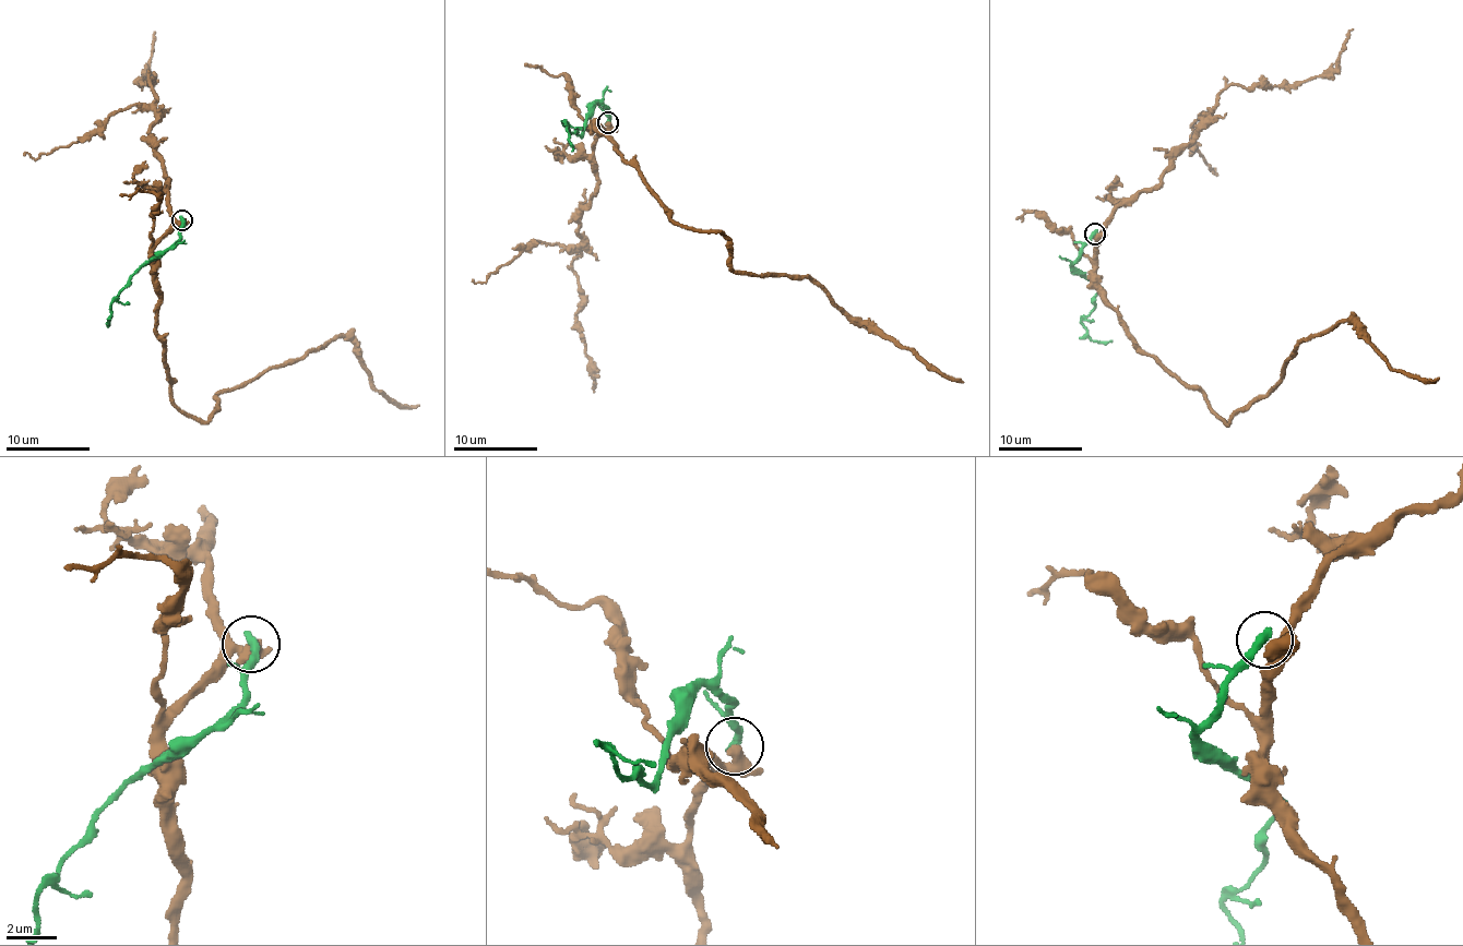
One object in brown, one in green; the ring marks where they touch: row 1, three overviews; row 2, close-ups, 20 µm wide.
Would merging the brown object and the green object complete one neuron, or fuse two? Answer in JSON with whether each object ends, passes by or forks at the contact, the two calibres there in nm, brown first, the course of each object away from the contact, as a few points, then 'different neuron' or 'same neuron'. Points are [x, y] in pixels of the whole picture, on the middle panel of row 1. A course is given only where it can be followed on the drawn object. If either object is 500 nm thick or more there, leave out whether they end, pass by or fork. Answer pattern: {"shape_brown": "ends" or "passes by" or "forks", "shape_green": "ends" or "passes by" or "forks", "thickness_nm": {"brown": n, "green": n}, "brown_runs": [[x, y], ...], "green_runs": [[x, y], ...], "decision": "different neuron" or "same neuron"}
{"shape_brown": "passes by", "shape_green": "ends", "thickness_nm": {"brown": 440, "green": 360}, "brown_runs": [[607, 122], [590, 129], [638, 169], [670, 219], [720, 230], [735, 271], [810, 277], [837, 307], [963, 383]], "green_runs": [[607, 122], [607, 109], [597, 102], [580, 135], [571, 131], [565, 122], [571, 151]], "decision": "different neuron"}

